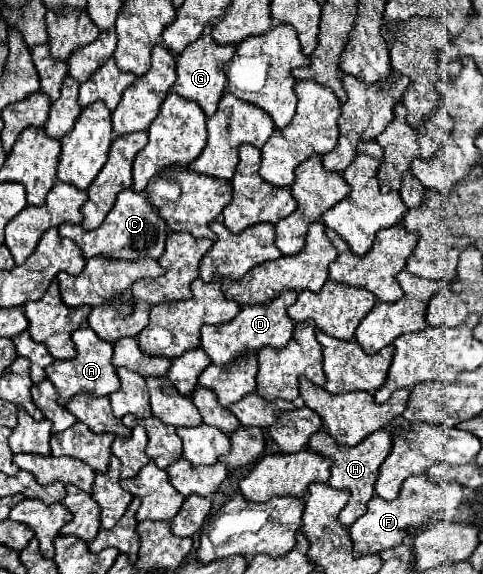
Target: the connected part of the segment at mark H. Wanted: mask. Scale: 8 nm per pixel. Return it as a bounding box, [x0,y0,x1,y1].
[308,426,392,526]

